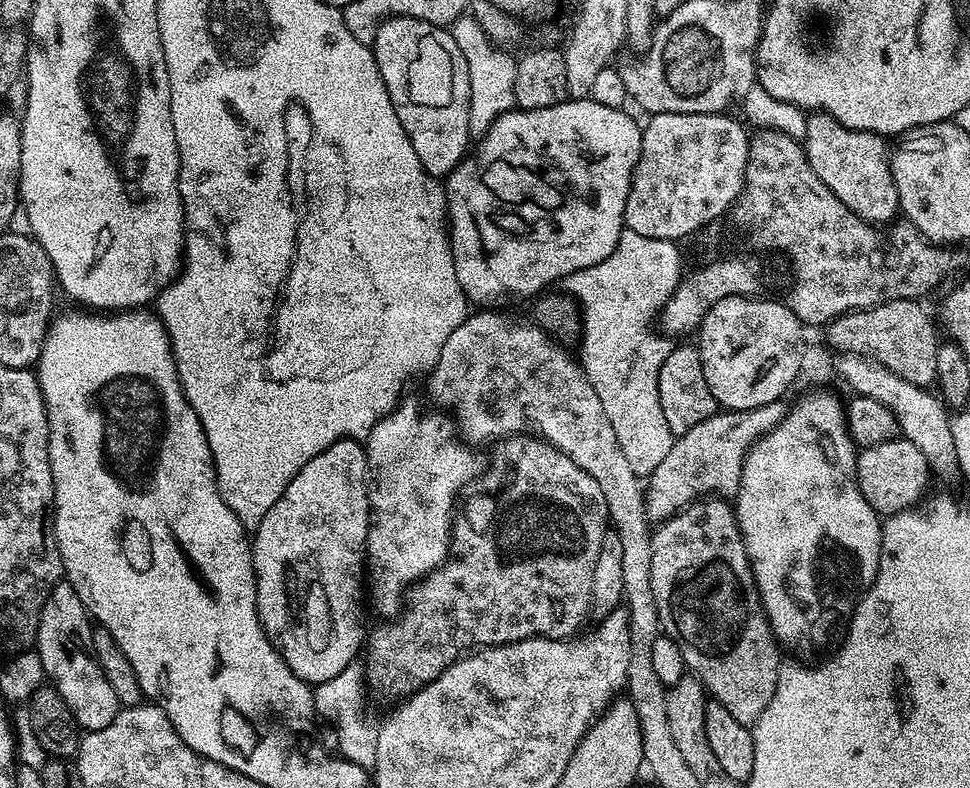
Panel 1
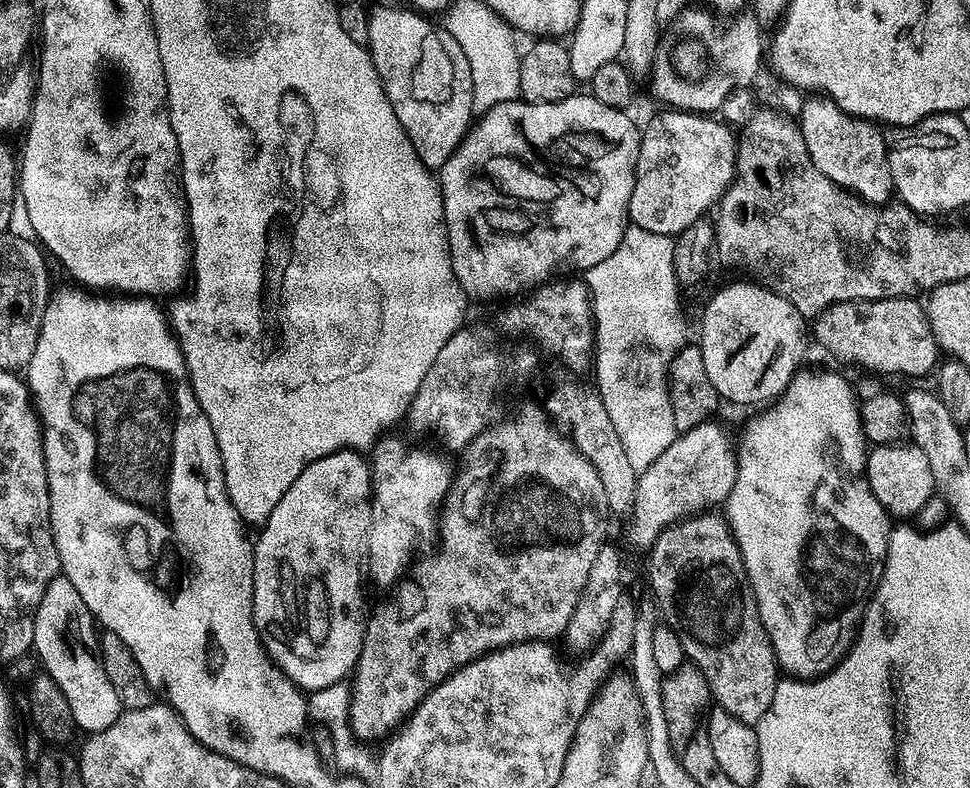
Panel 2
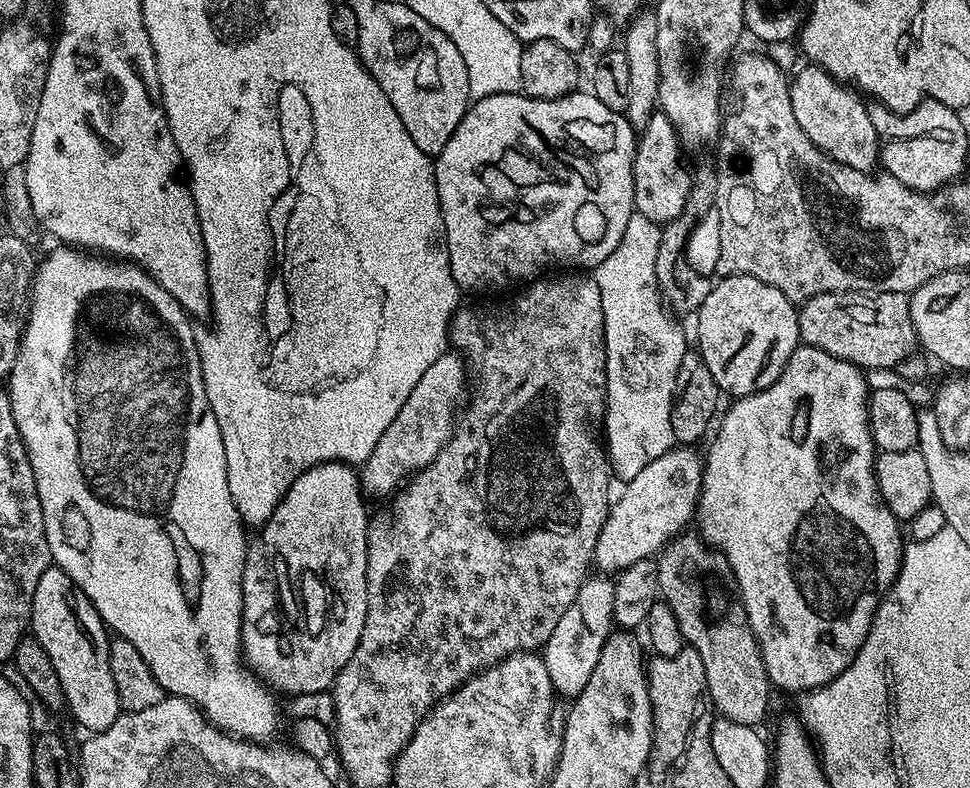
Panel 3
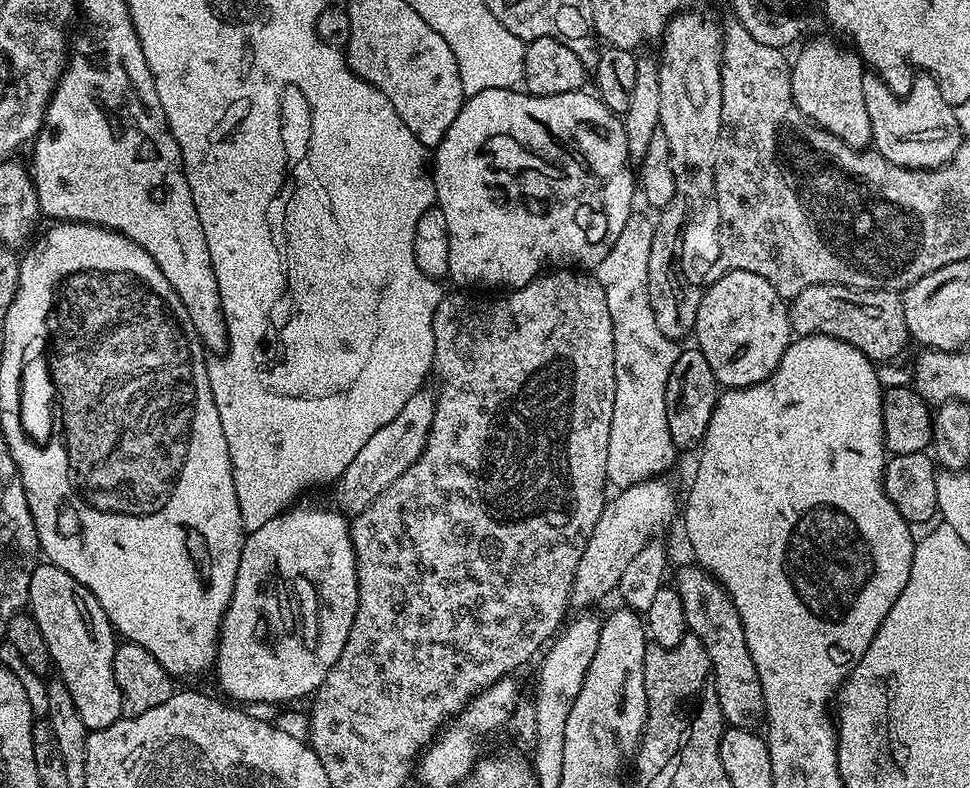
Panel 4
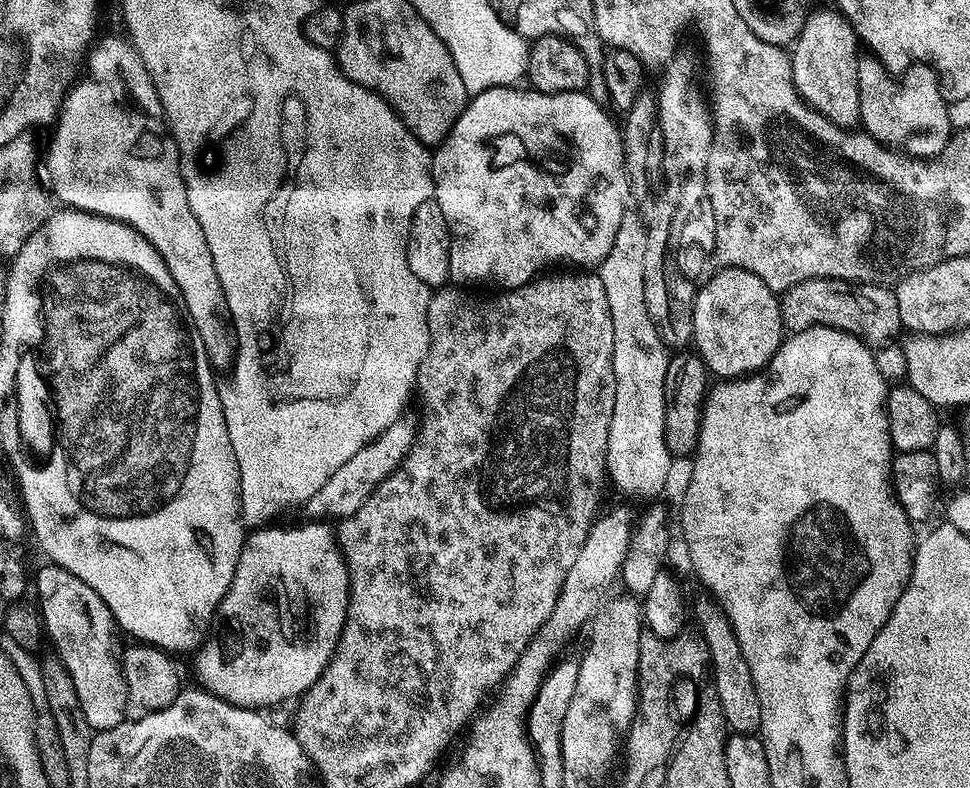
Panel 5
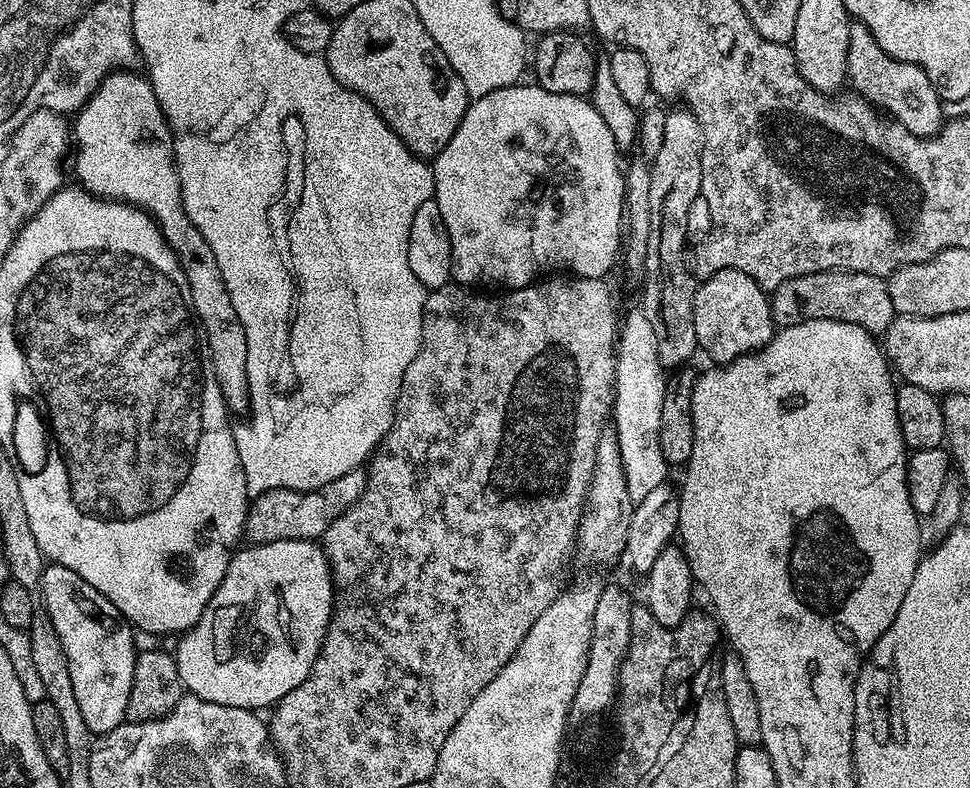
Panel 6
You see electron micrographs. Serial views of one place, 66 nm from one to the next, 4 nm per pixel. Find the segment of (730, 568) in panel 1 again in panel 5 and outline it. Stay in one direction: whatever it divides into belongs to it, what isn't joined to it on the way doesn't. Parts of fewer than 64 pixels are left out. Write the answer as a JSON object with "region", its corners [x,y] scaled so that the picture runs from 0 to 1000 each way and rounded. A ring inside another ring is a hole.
{"region":[[[730,764],[723,774],[720,802],[730,821],[732,863],[738,869],[738,883],[744,891],[751,924],[759,931],[778,930],[784,923],[784,892],[777,876],[777,860],[773,860],[773,845],[769,845],[769,835],[765,835],[765,820],[761,820],[761,810],[741,766]]]}

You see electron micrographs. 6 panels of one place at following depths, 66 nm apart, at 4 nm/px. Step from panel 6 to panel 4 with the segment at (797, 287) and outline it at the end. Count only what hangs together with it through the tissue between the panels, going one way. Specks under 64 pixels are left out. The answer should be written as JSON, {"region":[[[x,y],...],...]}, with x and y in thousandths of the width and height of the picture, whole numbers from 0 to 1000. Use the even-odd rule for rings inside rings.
{"region":[[[840,360],[831,363],[812,386],[812,402],[818,423],[822,428],[827,426],[859,426],[865,431],[871,431],[881,442],[894,445],[896,457],[908,459],[924,452],[932,442],[932,435],[937,435],[936,415],[934,414],[934,398],[932,397],[931,379],[923,369],[908,368],[905,365],[873,365],[867,360]]]}

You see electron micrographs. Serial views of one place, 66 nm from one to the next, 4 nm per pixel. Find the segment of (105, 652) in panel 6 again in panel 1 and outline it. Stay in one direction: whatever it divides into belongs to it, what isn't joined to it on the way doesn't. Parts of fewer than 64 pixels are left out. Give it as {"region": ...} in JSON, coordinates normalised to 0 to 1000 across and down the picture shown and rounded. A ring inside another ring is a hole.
{"region":[[[63,739],[54,745],[43,769],[35,819],[36,827],[42,832],[46,859],[64,883],[82,924],[92,929],[113,921],[122,902],[118,876],[113,876],[113,865],[109,865],[109,855],[105,855],[95,824],[96,796],[91,773],[85,759],[80,759],[76,744]]]}

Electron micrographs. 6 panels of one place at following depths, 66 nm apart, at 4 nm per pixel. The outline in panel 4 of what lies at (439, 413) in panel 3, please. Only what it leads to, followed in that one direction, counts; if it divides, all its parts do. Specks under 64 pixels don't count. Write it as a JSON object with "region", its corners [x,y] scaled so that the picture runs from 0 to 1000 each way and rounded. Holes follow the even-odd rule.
{"region":[[[444,496],[429,497],[421,506],[419,515],[414,515],[414,520],[410,520],[410,525],[402,530],[402,536],[398,536],[398,541],[394,541],[394,546],[390,546],[390,551],[386,551],[386,556],[377,561],[377,566],[373,566],[373,571],[369,571],[365,586],[357,591],[357,596],[344,614],[345,643],[349,648],[366,652],[377,647],[377,642],[381,642],[381,637],[386,637],[386,632],[390,632],[390,627],[394,627],[394,622],[398,622],[398,617],[406,612],[406,607],[414,603],[432,581],[445,544],[448,519],[449,505]]]}

